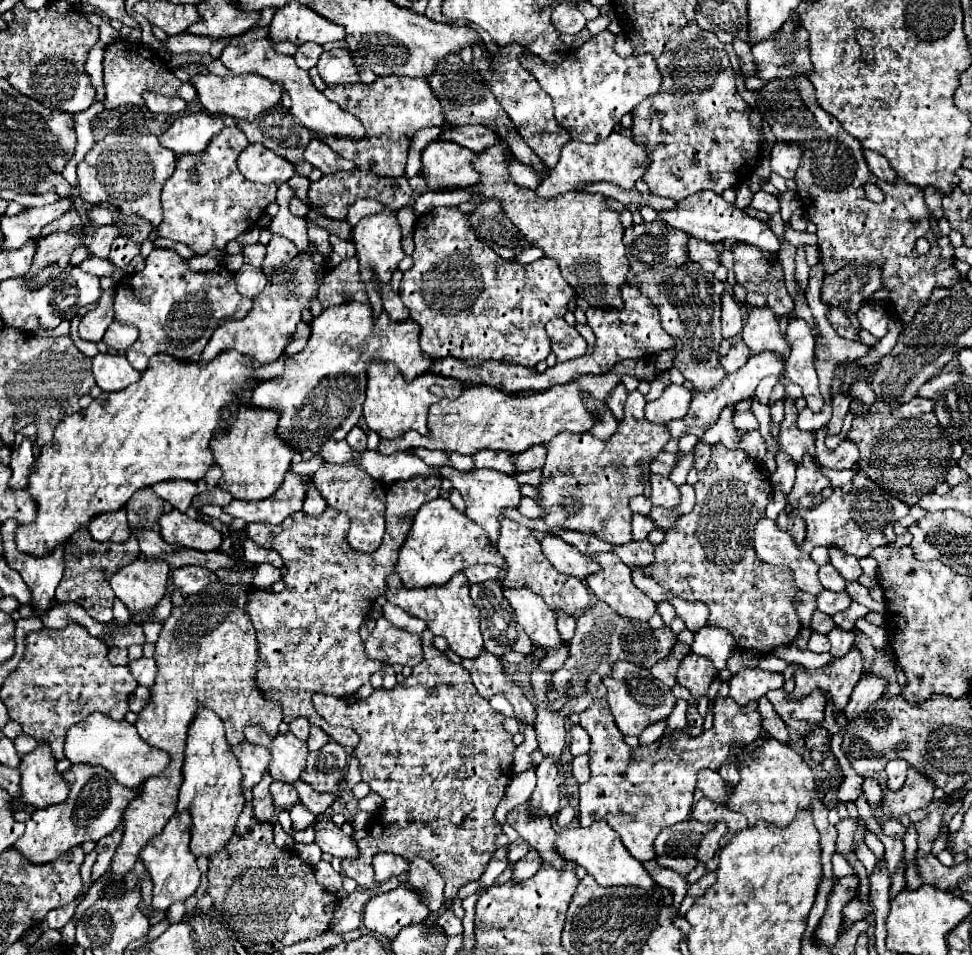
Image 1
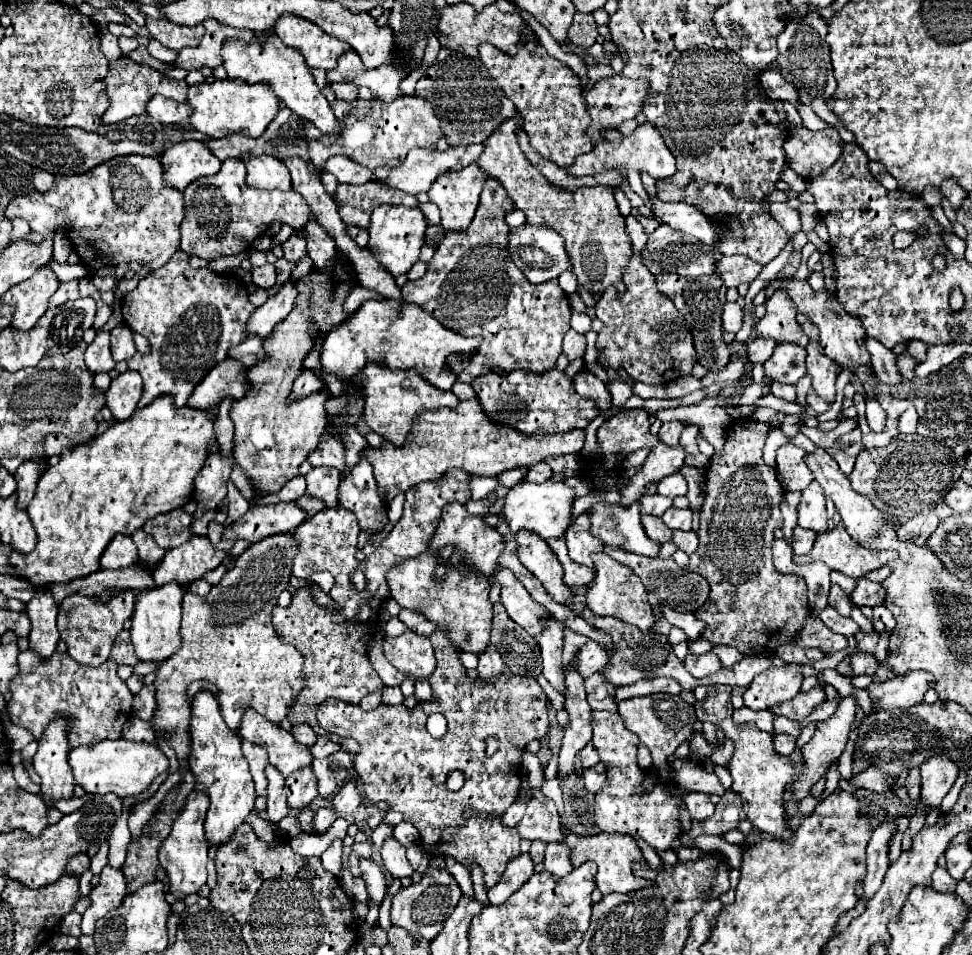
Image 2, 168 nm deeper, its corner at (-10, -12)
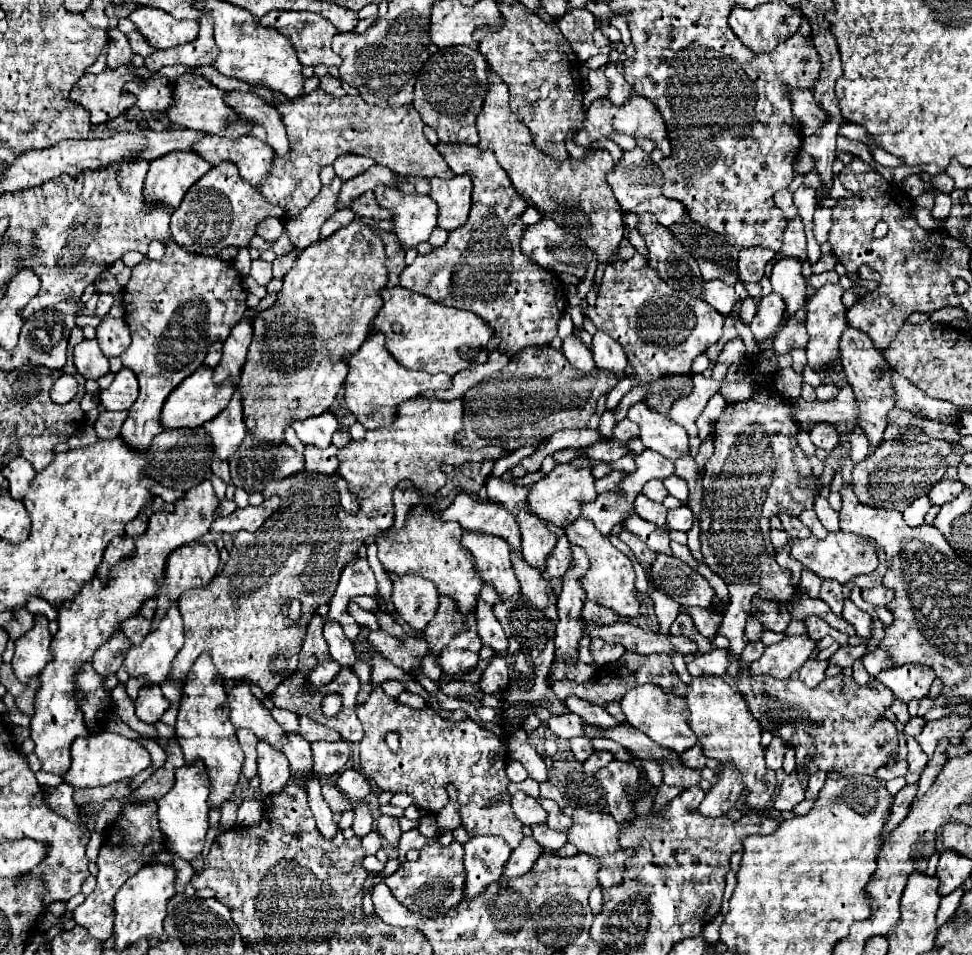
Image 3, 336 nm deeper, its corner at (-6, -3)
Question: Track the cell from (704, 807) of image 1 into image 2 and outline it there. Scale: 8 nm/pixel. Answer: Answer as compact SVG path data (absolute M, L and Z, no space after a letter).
M691 792L685 798L685 802L687 802L687 810L689 810L693 822L703 822L703 820L711 818L715 812L715 804L709 802L709 796L705 796L705 794Z

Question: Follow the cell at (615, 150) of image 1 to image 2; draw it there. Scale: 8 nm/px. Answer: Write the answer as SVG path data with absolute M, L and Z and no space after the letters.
M645 122L643 126L637 126L637 130L631 136L623 138L621 142L603 140L591 152L581 154L579 158L575 158L571 166L567 166L567 174L571 176L593 176L603 170L637 170L637 172L647 172L649 176L659 180L659 178L669 178L675 174L675 160L669 148L665 146L659 130L651 126L649 122Z

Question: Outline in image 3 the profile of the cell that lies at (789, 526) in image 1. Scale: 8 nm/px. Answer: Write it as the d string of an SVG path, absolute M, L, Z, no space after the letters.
M779 513L777 517L781 519L781 527L789 533L791 539L807 539L811 535L811 531L797 517L793 517L789 513Z

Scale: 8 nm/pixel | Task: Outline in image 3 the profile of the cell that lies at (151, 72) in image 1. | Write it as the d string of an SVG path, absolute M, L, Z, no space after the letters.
M123 65L115 71L105 69L99 75L83 75L73 85L69 97L89 111L93 125L105 123L135 105L135 97L123 93L123 83L133 79L133 73L131 65Z

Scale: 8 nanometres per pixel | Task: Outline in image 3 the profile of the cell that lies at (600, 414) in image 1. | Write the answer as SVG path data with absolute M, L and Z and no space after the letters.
M577 335L567 337L567 341L563 341L563 345L561 345L561 351L567 357L567 361L581 371L591 371L595 367L591 349Z

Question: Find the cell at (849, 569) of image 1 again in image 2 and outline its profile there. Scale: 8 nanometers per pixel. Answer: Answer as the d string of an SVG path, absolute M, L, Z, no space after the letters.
M857 578L857 586L851 592L851 602L857 606L877 606L883 604L885 590L881 584L871 582L869 578Z

